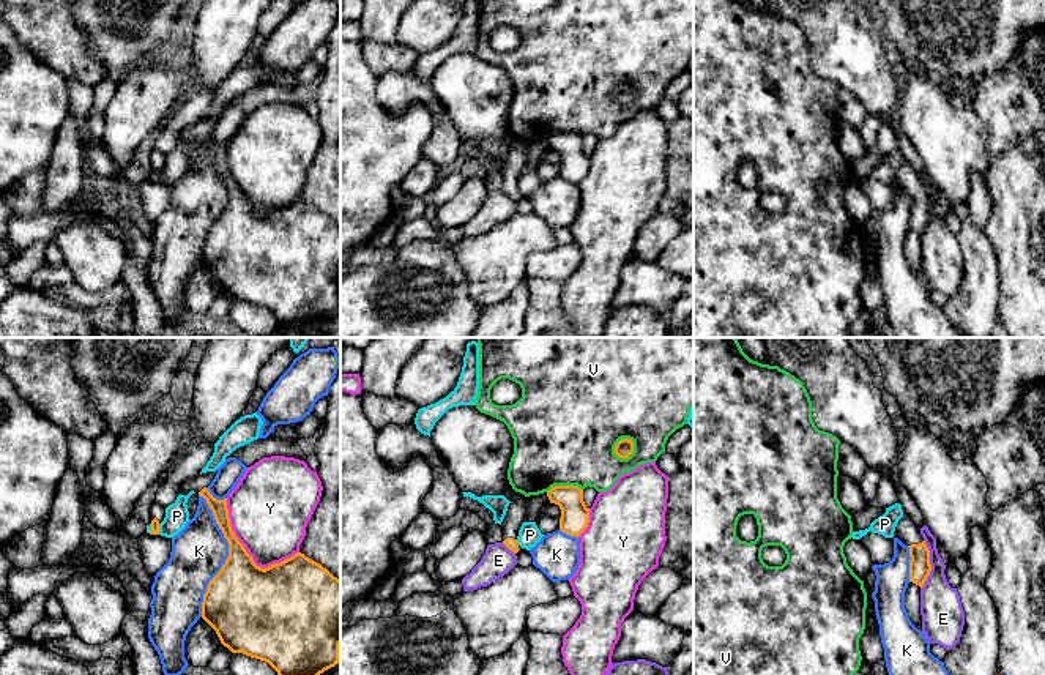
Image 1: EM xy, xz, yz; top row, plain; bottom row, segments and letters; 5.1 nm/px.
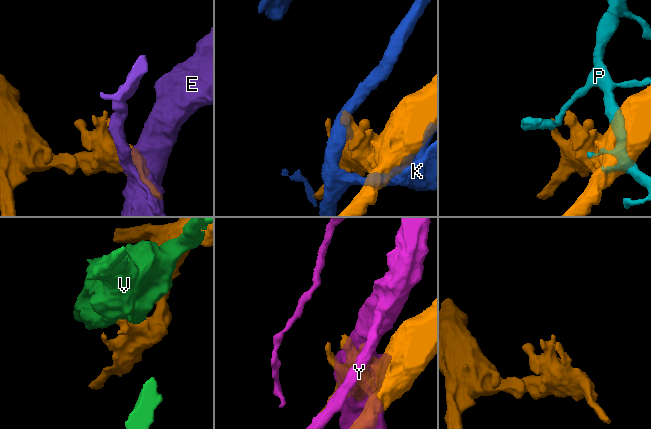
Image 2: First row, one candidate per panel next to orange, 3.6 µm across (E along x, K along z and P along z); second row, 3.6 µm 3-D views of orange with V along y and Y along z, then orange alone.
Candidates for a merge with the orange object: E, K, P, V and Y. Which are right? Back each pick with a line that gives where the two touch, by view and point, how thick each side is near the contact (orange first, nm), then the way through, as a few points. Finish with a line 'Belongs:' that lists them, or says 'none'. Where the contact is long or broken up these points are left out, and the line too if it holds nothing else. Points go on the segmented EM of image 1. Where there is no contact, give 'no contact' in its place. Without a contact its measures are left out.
Belongs: none

